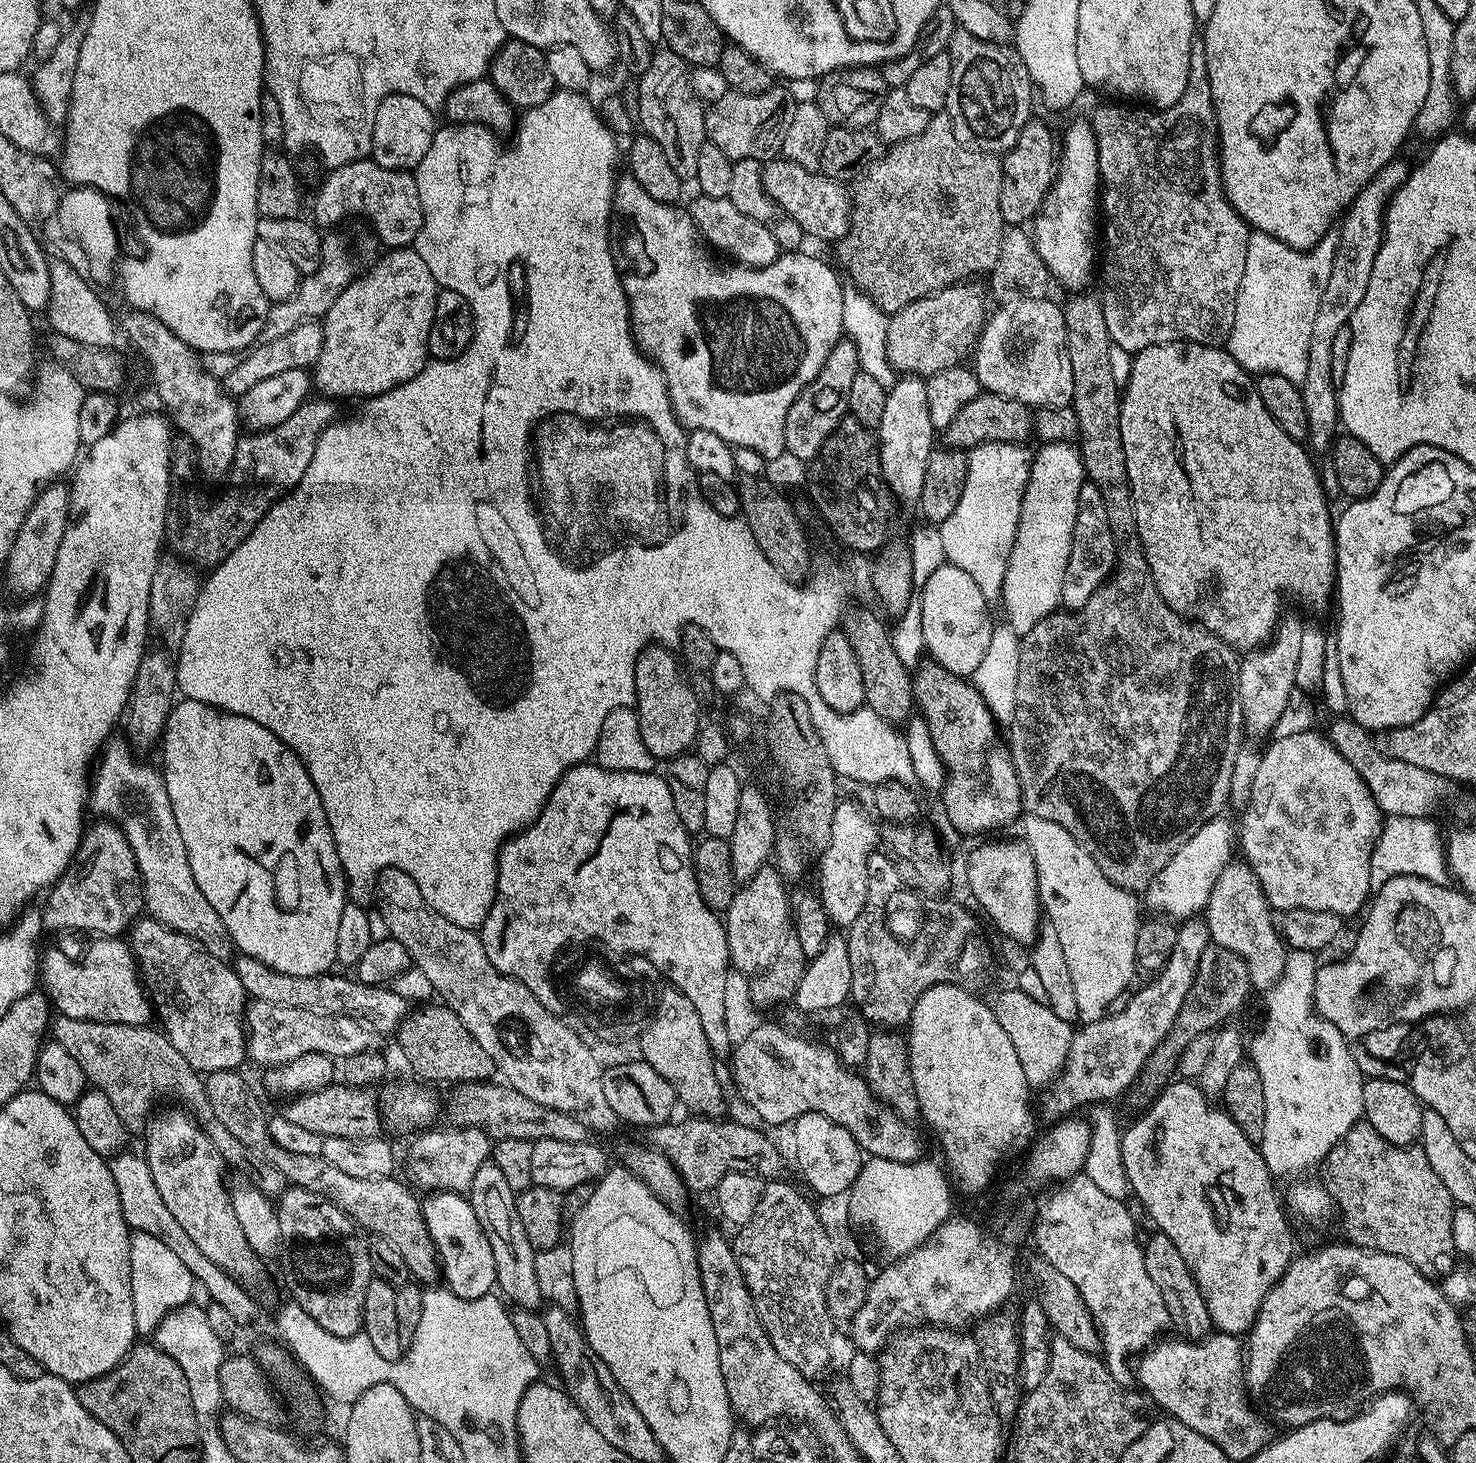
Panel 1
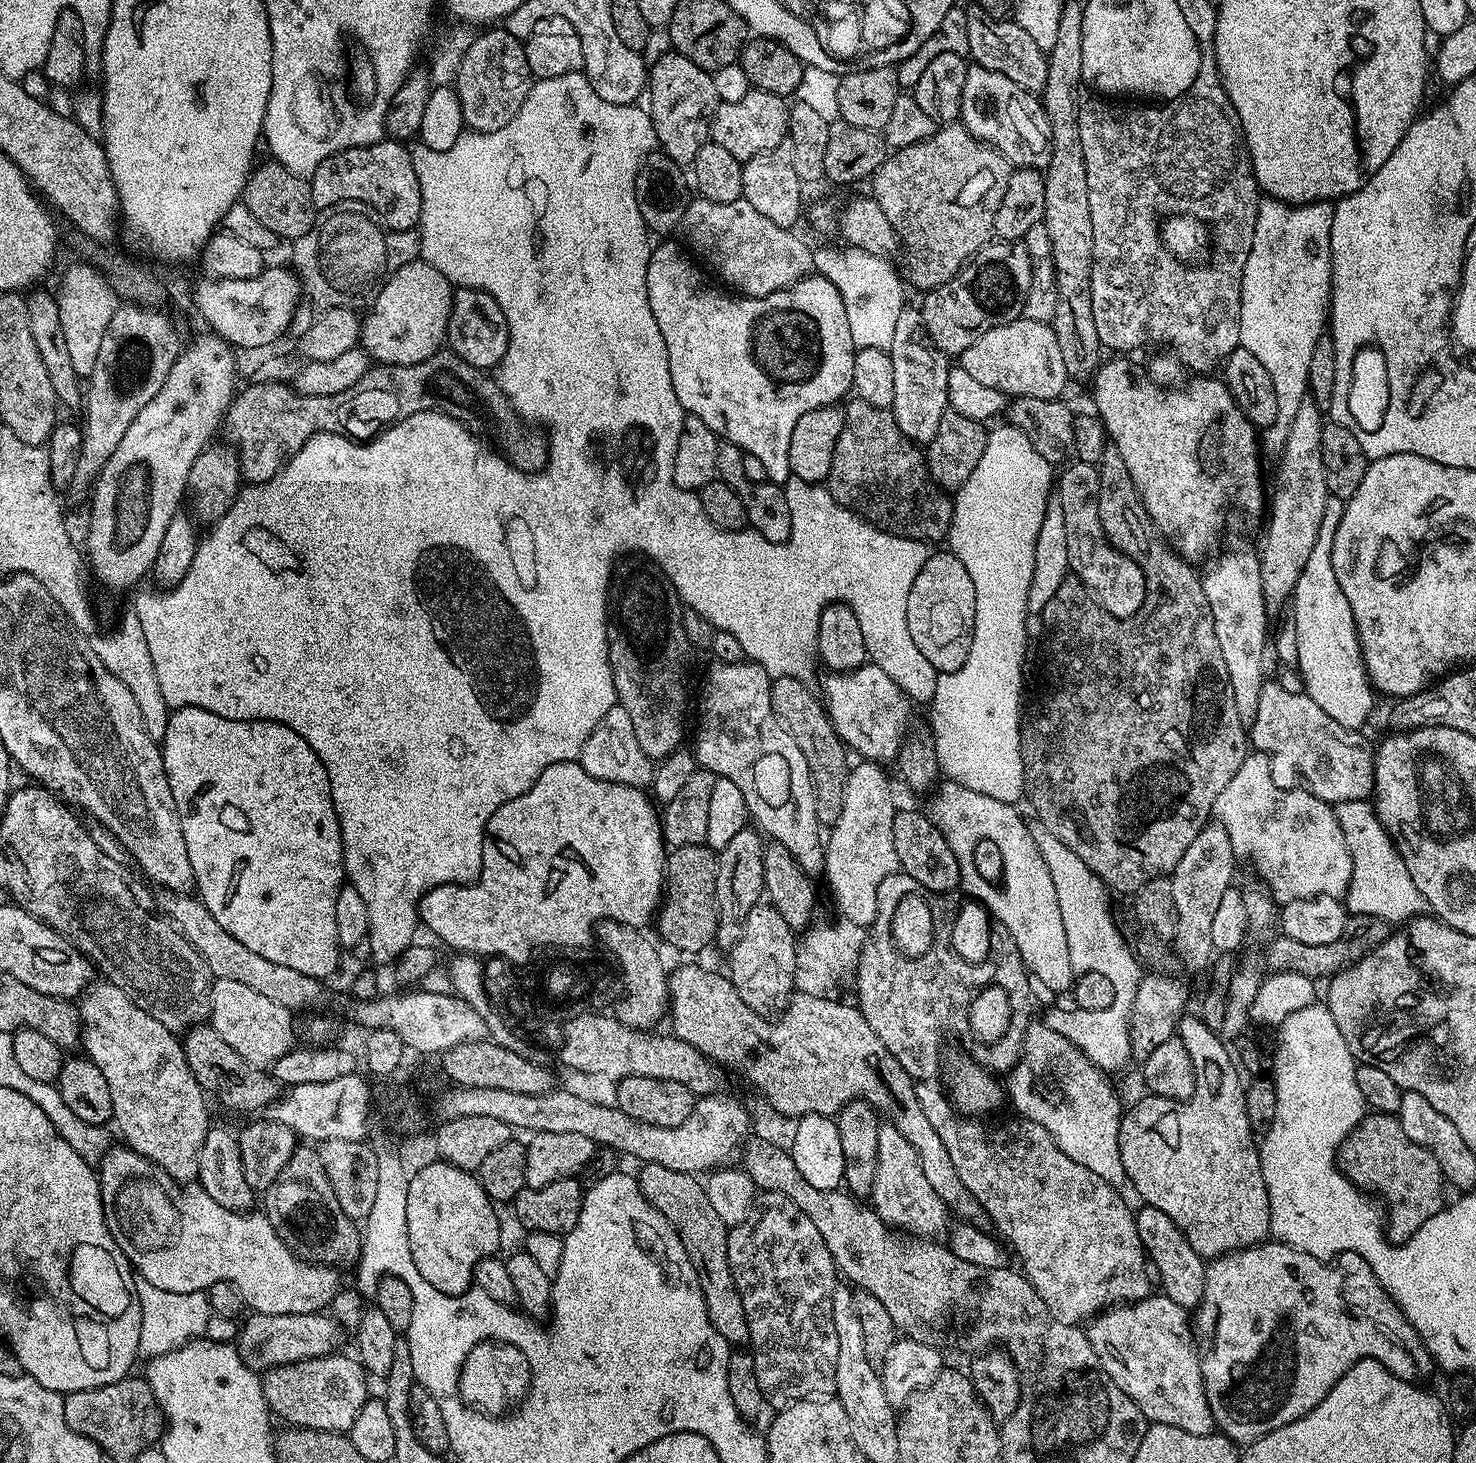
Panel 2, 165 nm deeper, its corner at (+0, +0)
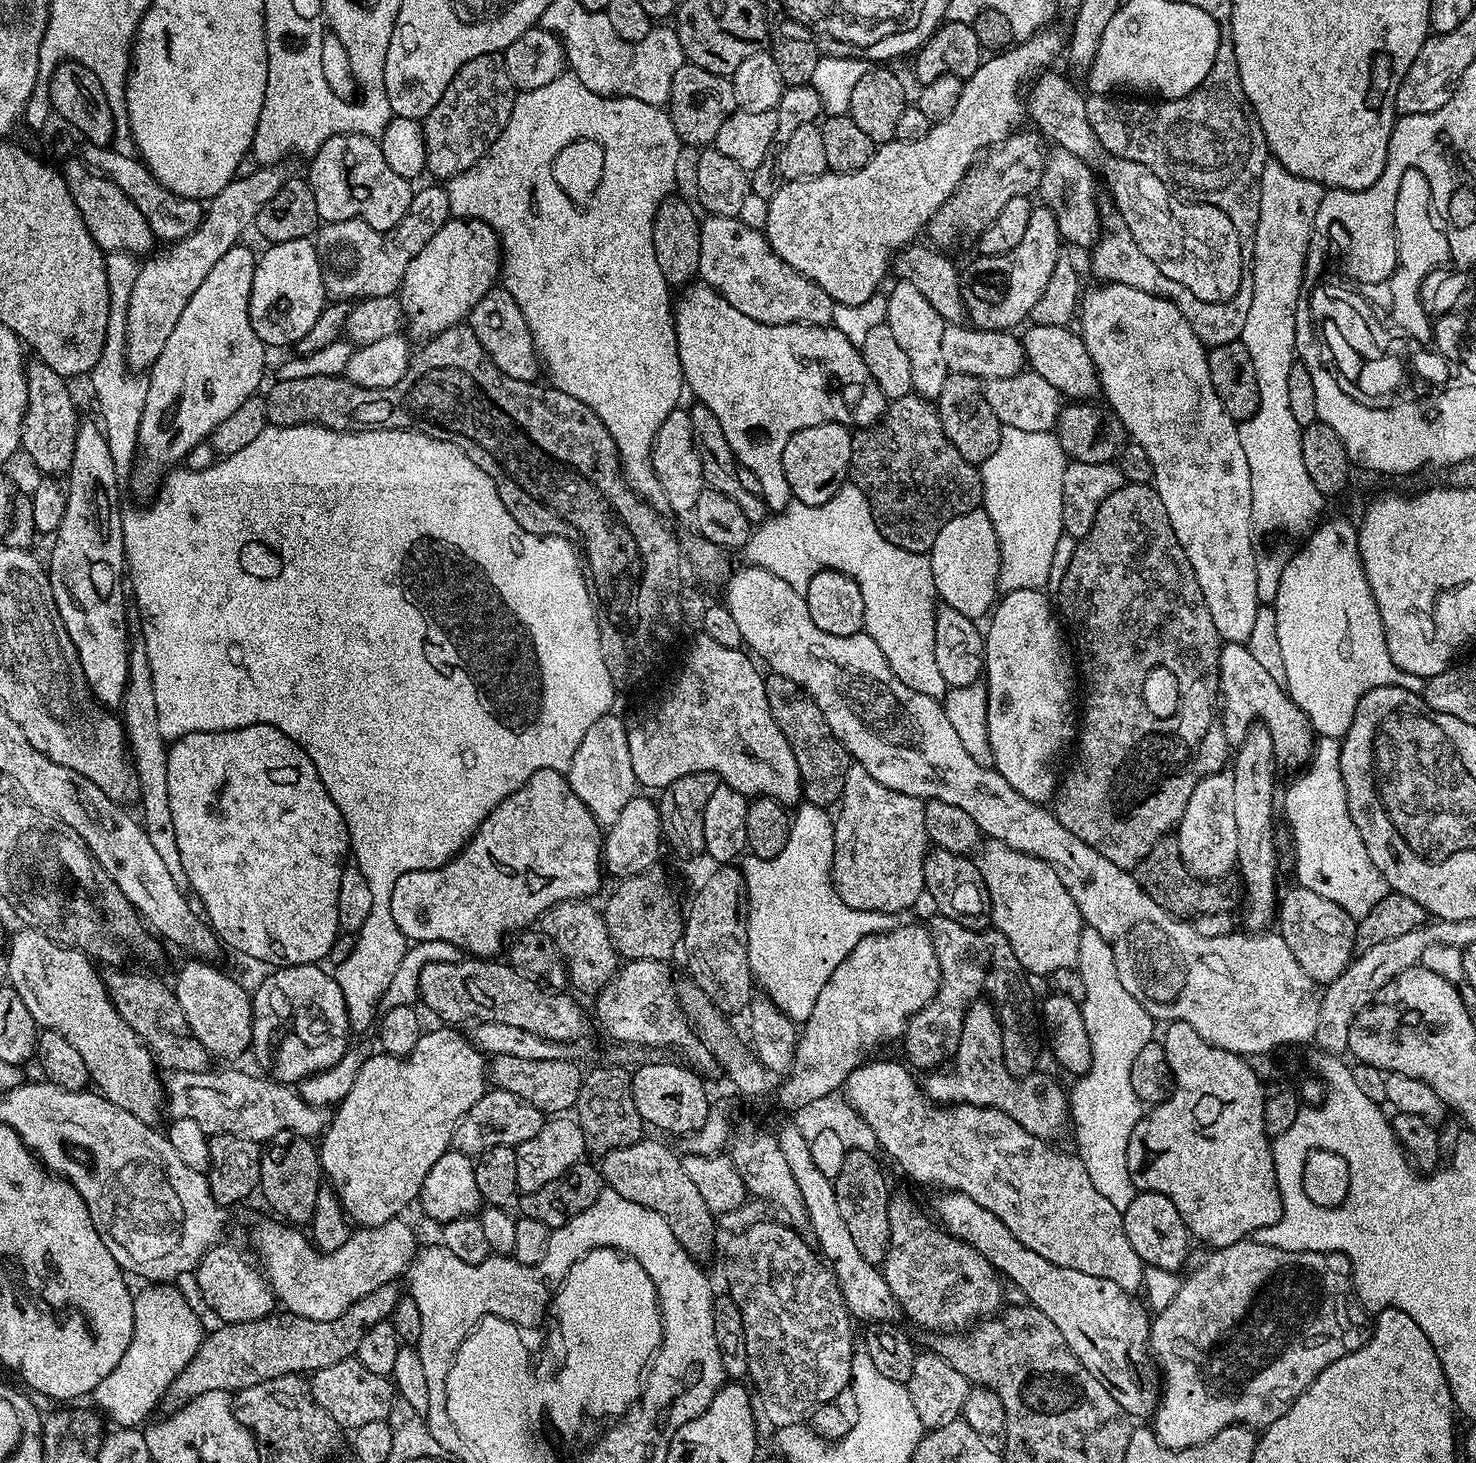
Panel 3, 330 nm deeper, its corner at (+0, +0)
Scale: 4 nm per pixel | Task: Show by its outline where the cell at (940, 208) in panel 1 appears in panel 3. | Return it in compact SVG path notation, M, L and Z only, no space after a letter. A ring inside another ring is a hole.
M1017 130L1003 144L987 149L977 159L976 163L972 165L972 169L964 175L962 182L950 194L950 198L946 198L946 202L942 202L942 206L930 218L926 229L926 236L929 236L927 239L937 249L948 250L948 247L959 236L969 236L969 238L979 236L982 230L986 230L986 226L990 226L990 222L994 222L994 218L998 218L998 214L1002 214L1002 206L1006 206L1006 202L1010 202L1010 198L1015 196L1031 197L1039 189L1042 182L1042 174L1044 173L1044 157L1046 152L1045 149L1040 149L1042 140L1035 131L1024 131Z

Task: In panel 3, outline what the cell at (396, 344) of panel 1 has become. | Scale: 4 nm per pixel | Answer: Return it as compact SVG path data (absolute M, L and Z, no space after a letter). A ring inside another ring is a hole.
M449 218L444 225L422 246L420 253L406 266L406 274L398 289L398 299L406 317L406 332L409 337L423 342L431 340L442 330L467 321L468 311L497 283L502 272L500 238L486 222L467 218Z

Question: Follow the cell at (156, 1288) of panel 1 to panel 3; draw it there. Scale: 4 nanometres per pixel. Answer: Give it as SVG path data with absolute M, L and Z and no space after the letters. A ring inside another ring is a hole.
M144 1286L141 1292L137 1291L132 1298L134 1306L134 1334L130 1338L130 1346L126 1346L126 1354L122 1354L122 1362L98 1382L98 1386L90 1393L91 1399L96 1399L95 1407L113 1425L122 1428L134 1428L143 1425L149 1419L148 1415L157 1407L161 1407L164 1395L168 1388L182 1374L182 1370L194 1358L198 1346L204 1341L206 1328L200 1325L192 1304L176 1289L176 1286Z

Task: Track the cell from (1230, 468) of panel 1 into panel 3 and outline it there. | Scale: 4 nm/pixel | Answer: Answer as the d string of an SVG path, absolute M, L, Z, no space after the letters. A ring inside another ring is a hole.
M1028 326L1023 329L1024 359L1031 371L1037 372L1050 386L1054 386L1061 397L1084 402L1100 392L1100 379L1096 376L1096 367L1084 345L1079 331L1062 326Z

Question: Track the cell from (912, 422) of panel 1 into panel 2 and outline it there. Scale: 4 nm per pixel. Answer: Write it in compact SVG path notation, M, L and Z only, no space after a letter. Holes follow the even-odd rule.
M905 306L901 310L887 351L894 362L894 402L891 410L898 422L898 430L917 444L927 446L934 434L938 434L938 422L942 422L944 413L949 411L949 357L928 337L922 314L916 306Z

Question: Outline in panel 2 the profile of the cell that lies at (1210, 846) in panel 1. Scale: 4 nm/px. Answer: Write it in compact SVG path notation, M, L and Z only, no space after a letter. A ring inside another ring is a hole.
M1249 751L1238 774L1218 794L1214 816L1226 830L1234 855L1249 856L1256 863L1257 877L1268 885L1277 905L1315 896L1347 897L1352 859L1335 807L1303 786L1279 788L1272 777L1272 762L1263 752Z

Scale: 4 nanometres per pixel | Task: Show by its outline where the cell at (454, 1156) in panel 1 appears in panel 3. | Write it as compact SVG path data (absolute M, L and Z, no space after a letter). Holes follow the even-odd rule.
M492 1088L485 1091L484 1096L478 1098L478 1102L474 1102L474 1106L470 1106L470 1110L466 1110L464 1117L457 1122L456 1129L452 1131L452 1148L457 1152L475 1158L487 1148L493 1148L499 1144L515 1146L526 1142L530 1138L534 1138L534 1134L538 1134L538 1130L542 1130L545 1123L545 1113L539 1112L534 1106L530 1106L530 1102L522 1102L522 1098L518 1098L501 1088Z

